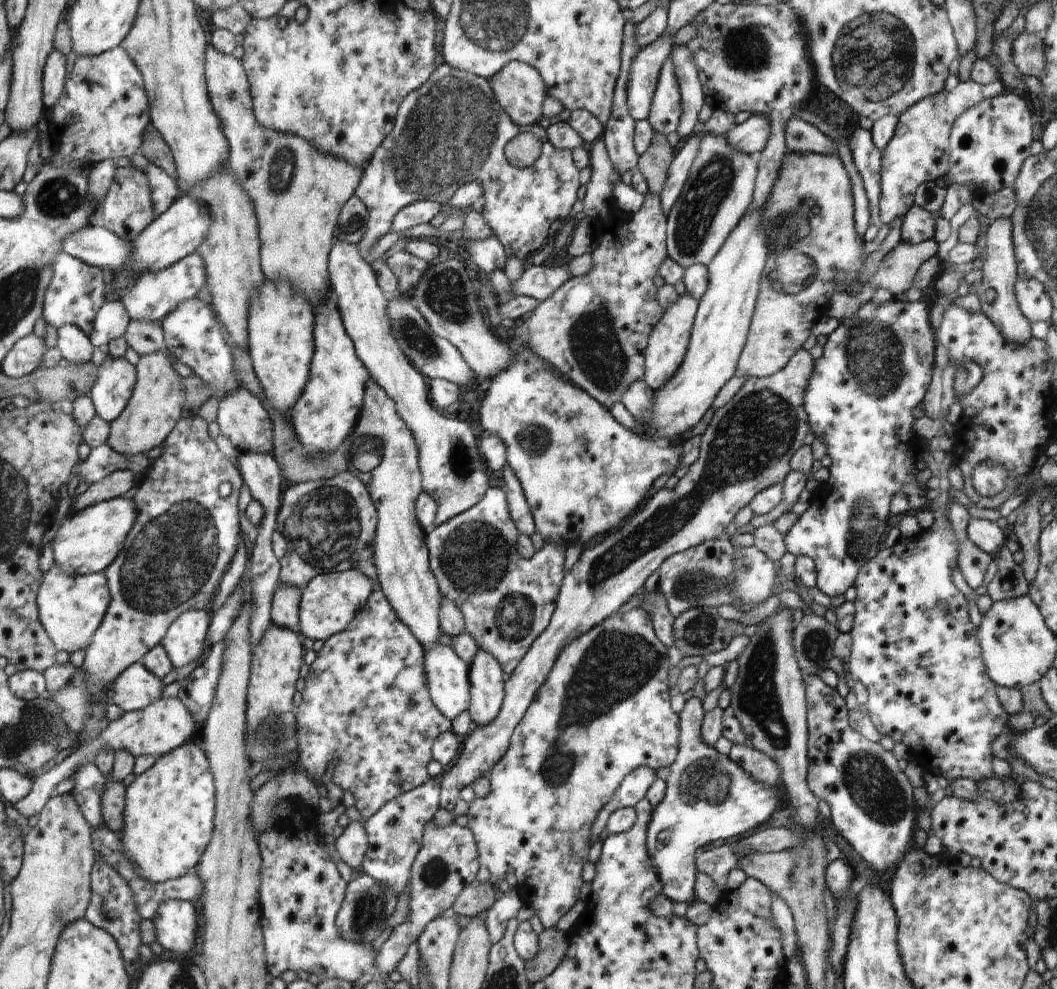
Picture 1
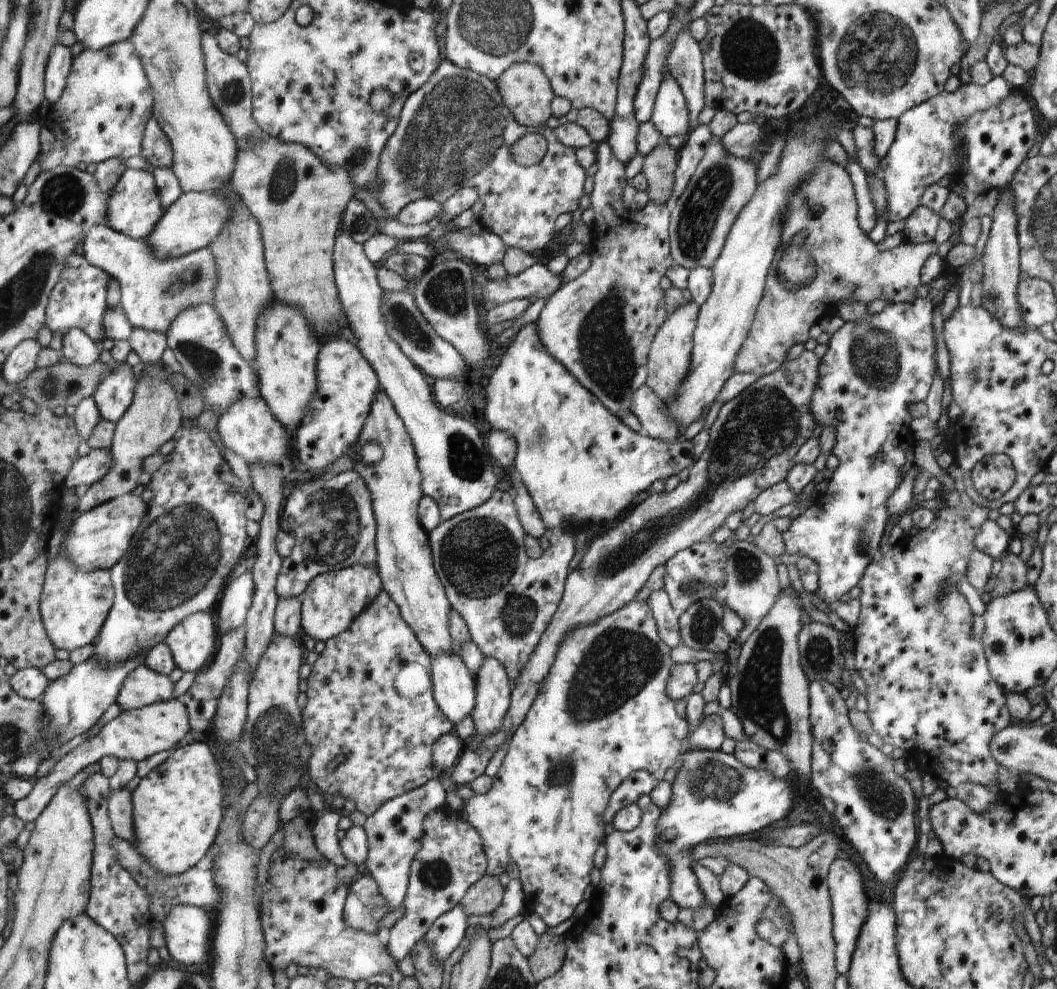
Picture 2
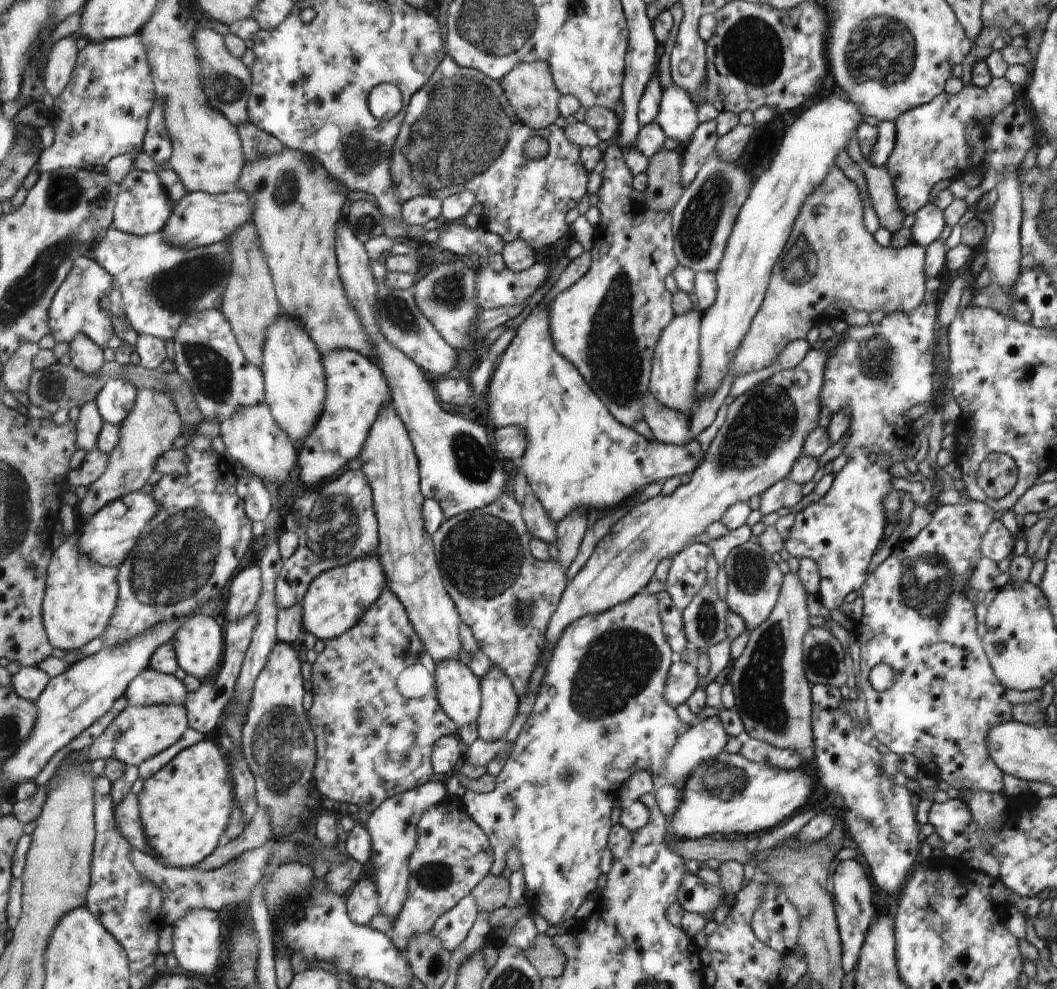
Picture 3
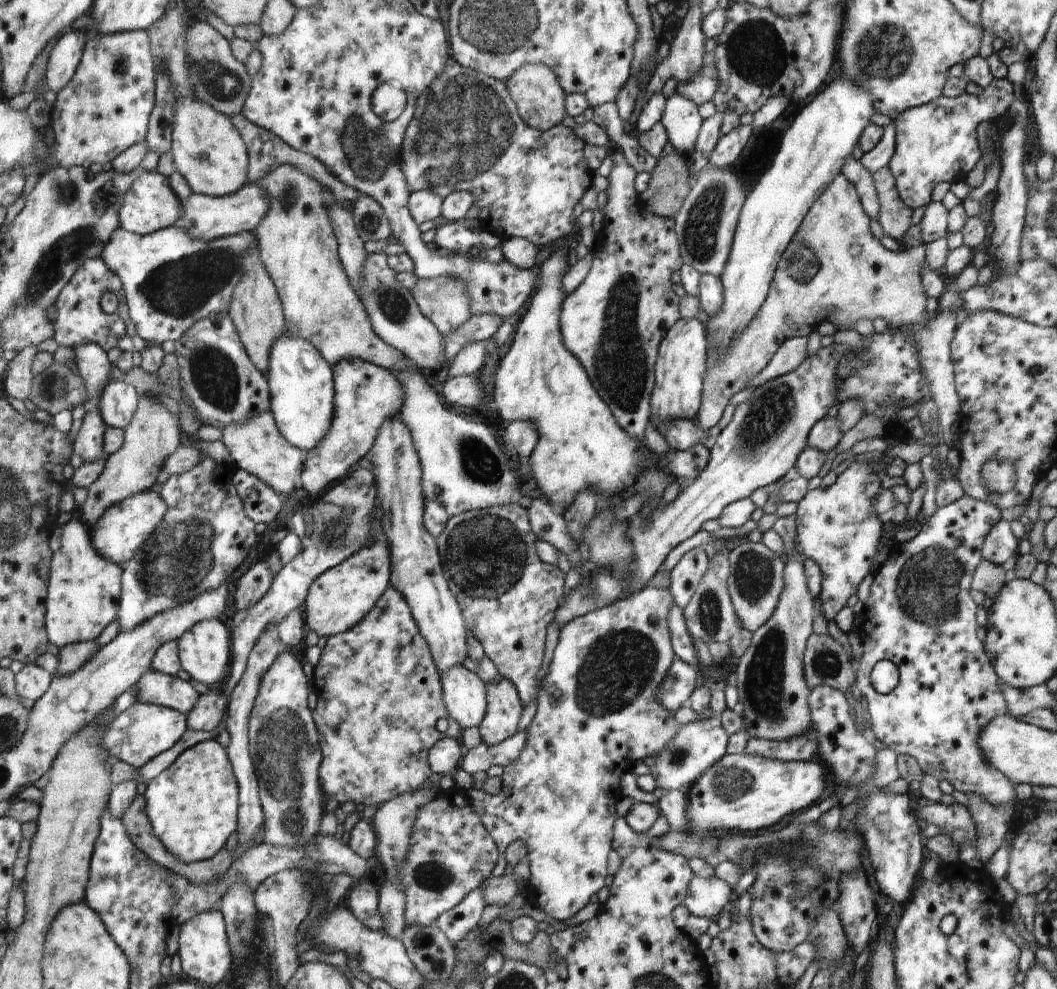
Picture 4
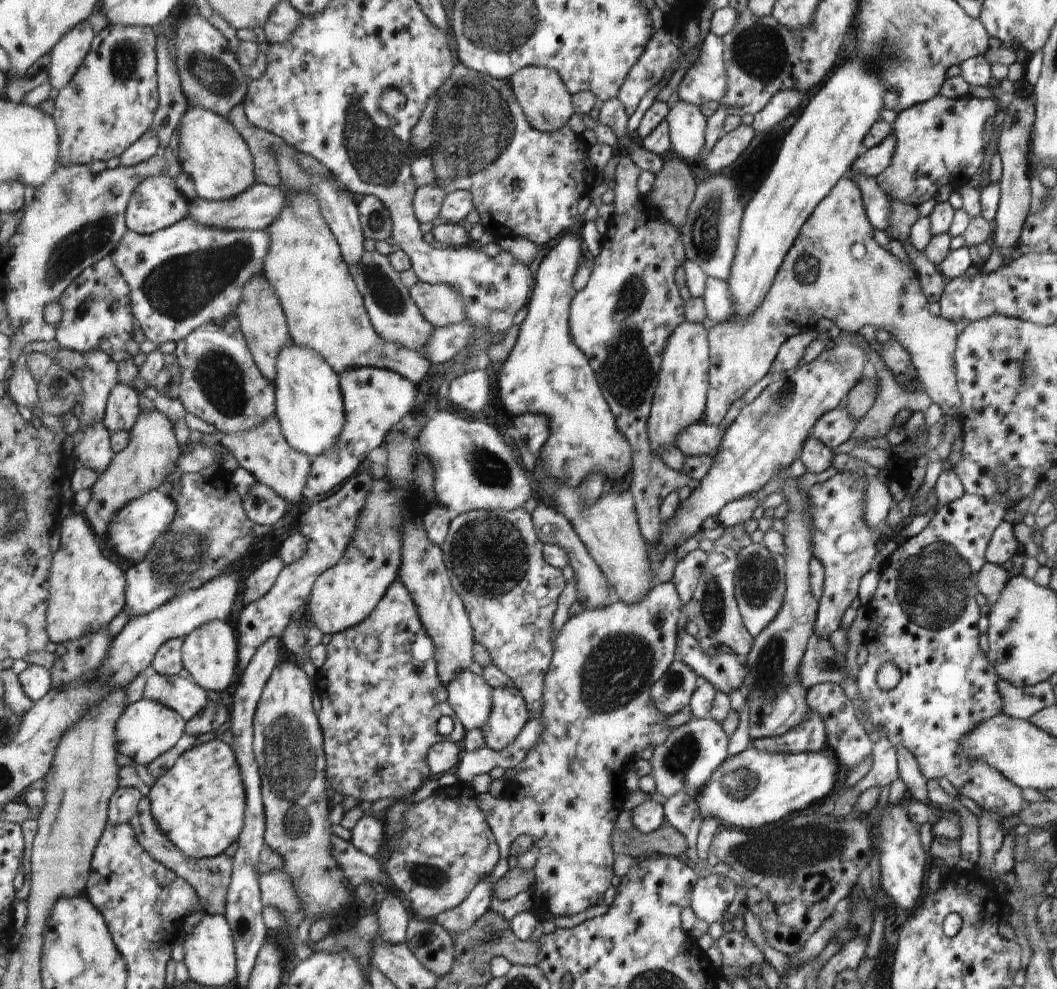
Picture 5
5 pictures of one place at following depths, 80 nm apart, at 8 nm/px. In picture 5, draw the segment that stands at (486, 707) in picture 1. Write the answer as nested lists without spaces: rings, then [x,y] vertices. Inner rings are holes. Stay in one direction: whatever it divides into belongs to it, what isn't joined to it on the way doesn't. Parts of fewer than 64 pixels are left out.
[[[514,684],[505,686],[504,688],[496,687],[491,701],[494,703],[491,706],[491,716],[488,717],[487,724],[480,730],[485,736],[485,745],[493,751],[498,751],[502,747],[510,745],[511,742],[518,737],[518,734],[523,730],[523,726],[527,724],[528,720],[530,720],[530,711],[528,710],[527,701],[523,698],[522,692],[519,691]]]

